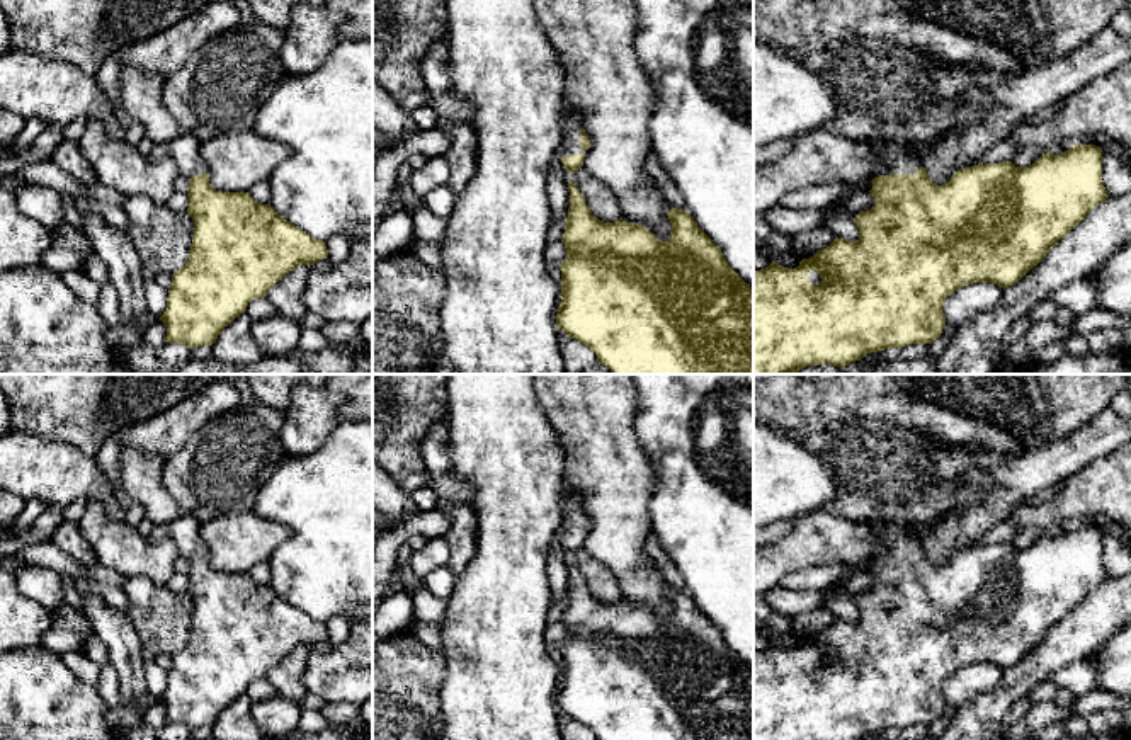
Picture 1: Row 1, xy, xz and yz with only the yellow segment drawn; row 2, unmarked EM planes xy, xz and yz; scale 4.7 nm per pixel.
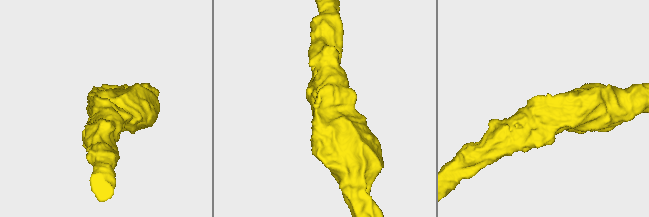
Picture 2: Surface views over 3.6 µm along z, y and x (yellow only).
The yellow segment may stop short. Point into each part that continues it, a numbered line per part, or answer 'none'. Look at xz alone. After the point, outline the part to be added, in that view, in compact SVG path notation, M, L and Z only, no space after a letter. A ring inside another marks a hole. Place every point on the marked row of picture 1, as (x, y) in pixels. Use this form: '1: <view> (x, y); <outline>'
1: xz (570, 143); M577 121L563 126L561 157L587 153L587 150L580 146L580 131L582 126Z

